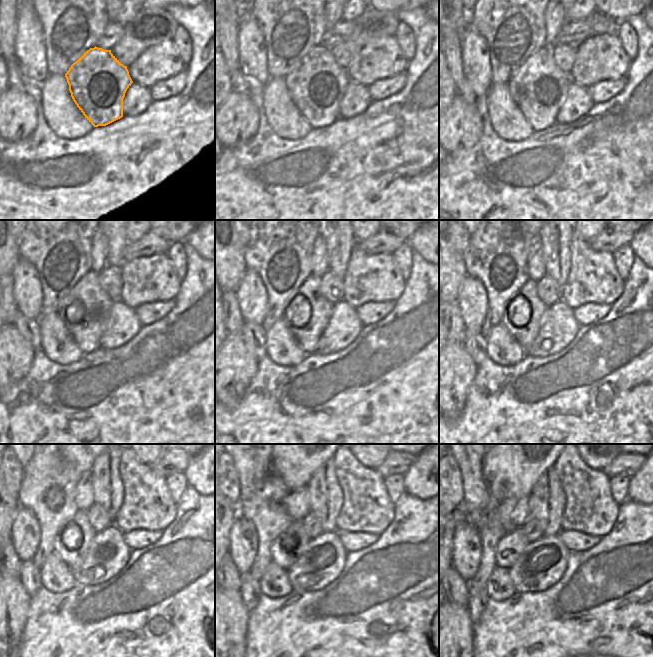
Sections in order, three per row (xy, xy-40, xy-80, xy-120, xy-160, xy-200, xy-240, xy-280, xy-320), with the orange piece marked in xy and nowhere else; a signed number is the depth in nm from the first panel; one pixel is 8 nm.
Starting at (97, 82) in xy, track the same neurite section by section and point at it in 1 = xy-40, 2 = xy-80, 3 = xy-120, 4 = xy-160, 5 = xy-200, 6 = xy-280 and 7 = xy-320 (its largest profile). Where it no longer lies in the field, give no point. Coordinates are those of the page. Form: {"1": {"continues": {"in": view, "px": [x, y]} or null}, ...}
{"1": {"continues": {"in": "xy-40", "px": [317, 84]}}, "2": {"continues": {"in": "xy-80", "px": [539, 87]}}, "3": {"continues": {"in": "xy-120", "px": [87, 333]}}, "4": {"continues": {"in": "xy-160", "px": [307, 336]}}, "5": {"continues": {"in": "xy-200", "px": [525, 335]}}, "6": {"continues": {"in": "xy-280", "px": [289, 545]}}, "7": {"continues": {"in": "xy-320", "px": [511, 546]}}}

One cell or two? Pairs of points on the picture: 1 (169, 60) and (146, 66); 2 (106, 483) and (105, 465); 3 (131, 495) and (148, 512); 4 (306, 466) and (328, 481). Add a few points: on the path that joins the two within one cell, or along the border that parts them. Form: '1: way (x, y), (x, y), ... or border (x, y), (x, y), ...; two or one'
1: way (163, 61), (152, 66); one
2: way (105, 479), (105, 469); one
3: way (135, 499), (144, 508); one
4: border (332, 457), (327, 459), (313, 473), (306, 485); two

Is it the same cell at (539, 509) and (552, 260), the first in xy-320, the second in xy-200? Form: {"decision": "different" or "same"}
{"decision": "same"}

